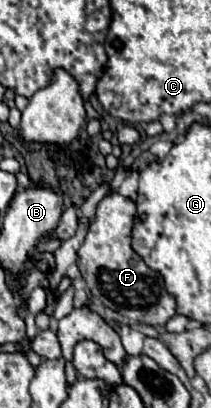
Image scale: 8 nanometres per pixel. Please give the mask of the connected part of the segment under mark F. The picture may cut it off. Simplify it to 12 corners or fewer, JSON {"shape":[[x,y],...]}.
{"shape":[[98,203],[78,251],[92,297],[156,327],[176,315],[162,275],[130,245],[138,209]]}

